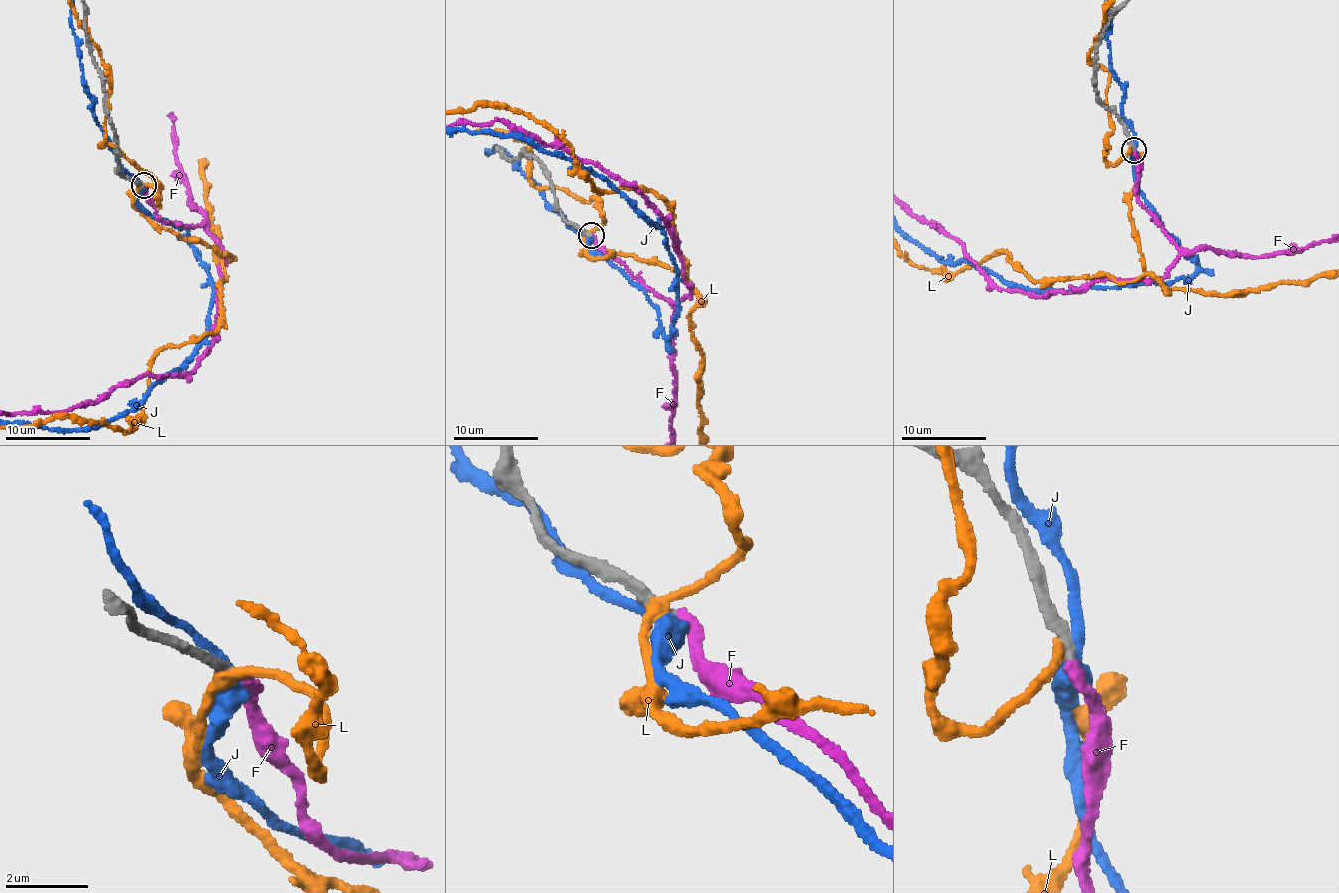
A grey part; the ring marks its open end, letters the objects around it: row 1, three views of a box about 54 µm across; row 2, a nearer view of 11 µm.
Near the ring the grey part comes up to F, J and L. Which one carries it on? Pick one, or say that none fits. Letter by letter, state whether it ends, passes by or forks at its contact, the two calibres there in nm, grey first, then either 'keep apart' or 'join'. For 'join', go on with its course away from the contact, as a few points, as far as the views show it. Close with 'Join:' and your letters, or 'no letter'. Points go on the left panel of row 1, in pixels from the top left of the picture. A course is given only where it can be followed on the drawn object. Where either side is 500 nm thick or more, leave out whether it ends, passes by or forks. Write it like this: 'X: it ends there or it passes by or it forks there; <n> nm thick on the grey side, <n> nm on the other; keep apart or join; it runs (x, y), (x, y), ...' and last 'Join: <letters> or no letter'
F: it ends there; 240 nm thick on the grey side, 280 nm on the other; join
J: it passes by; 280 nm thick on the grey side, 340 nm on the other; keep apart
L: it passes by; 280 nm thick on the grey side, 280 nm on the other; keep apart
Join: F

